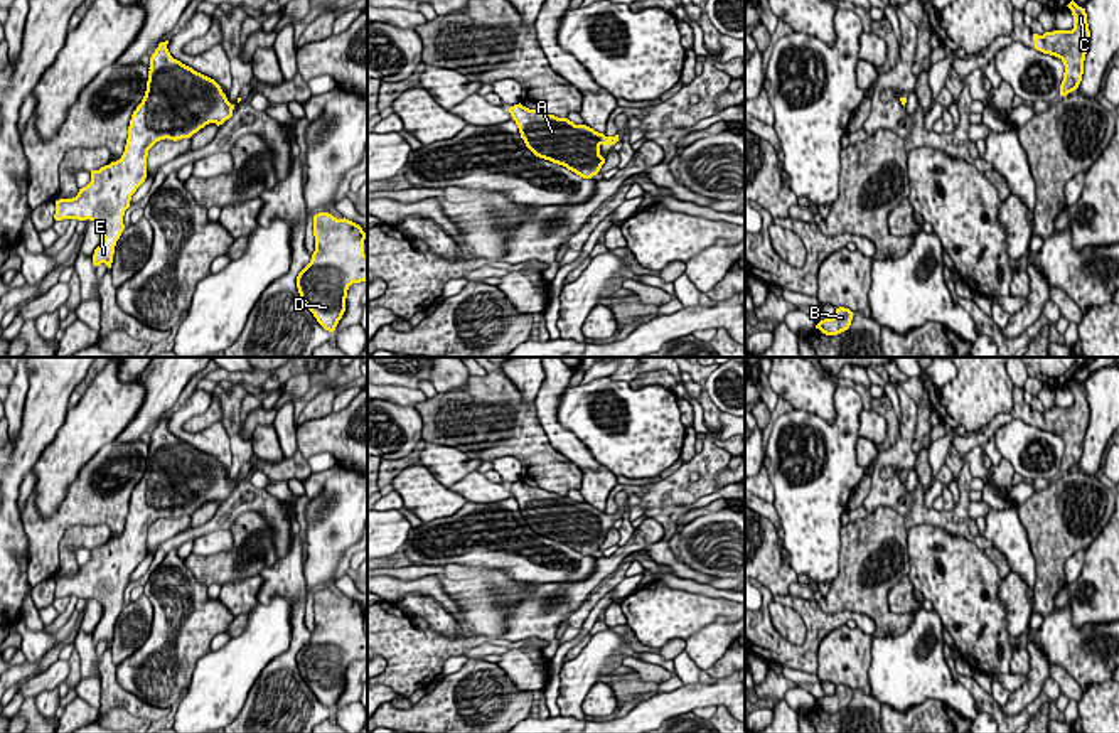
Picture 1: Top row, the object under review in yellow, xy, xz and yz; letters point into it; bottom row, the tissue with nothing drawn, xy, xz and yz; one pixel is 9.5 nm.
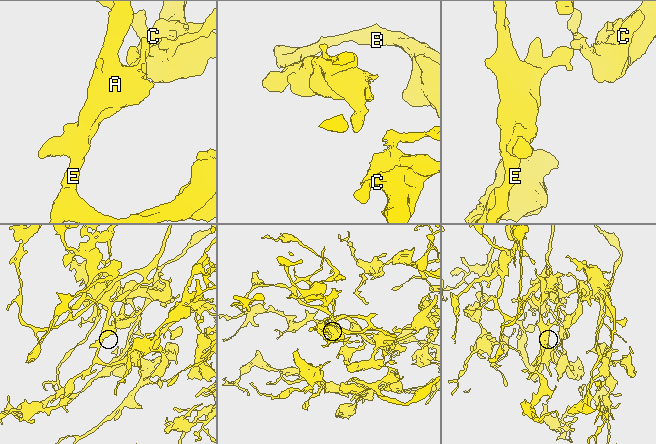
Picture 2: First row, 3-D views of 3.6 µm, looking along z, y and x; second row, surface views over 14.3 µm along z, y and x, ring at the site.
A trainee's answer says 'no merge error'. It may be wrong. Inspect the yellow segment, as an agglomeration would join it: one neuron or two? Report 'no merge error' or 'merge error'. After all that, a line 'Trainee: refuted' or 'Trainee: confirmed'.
no merge error
Trainee: confirmed

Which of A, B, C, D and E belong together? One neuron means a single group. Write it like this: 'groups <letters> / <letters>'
groups A B C D E

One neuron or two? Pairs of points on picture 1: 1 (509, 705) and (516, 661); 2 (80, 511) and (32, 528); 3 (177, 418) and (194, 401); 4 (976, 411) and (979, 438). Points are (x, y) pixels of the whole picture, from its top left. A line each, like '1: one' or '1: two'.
1: two
2: one
3: one
4: two

